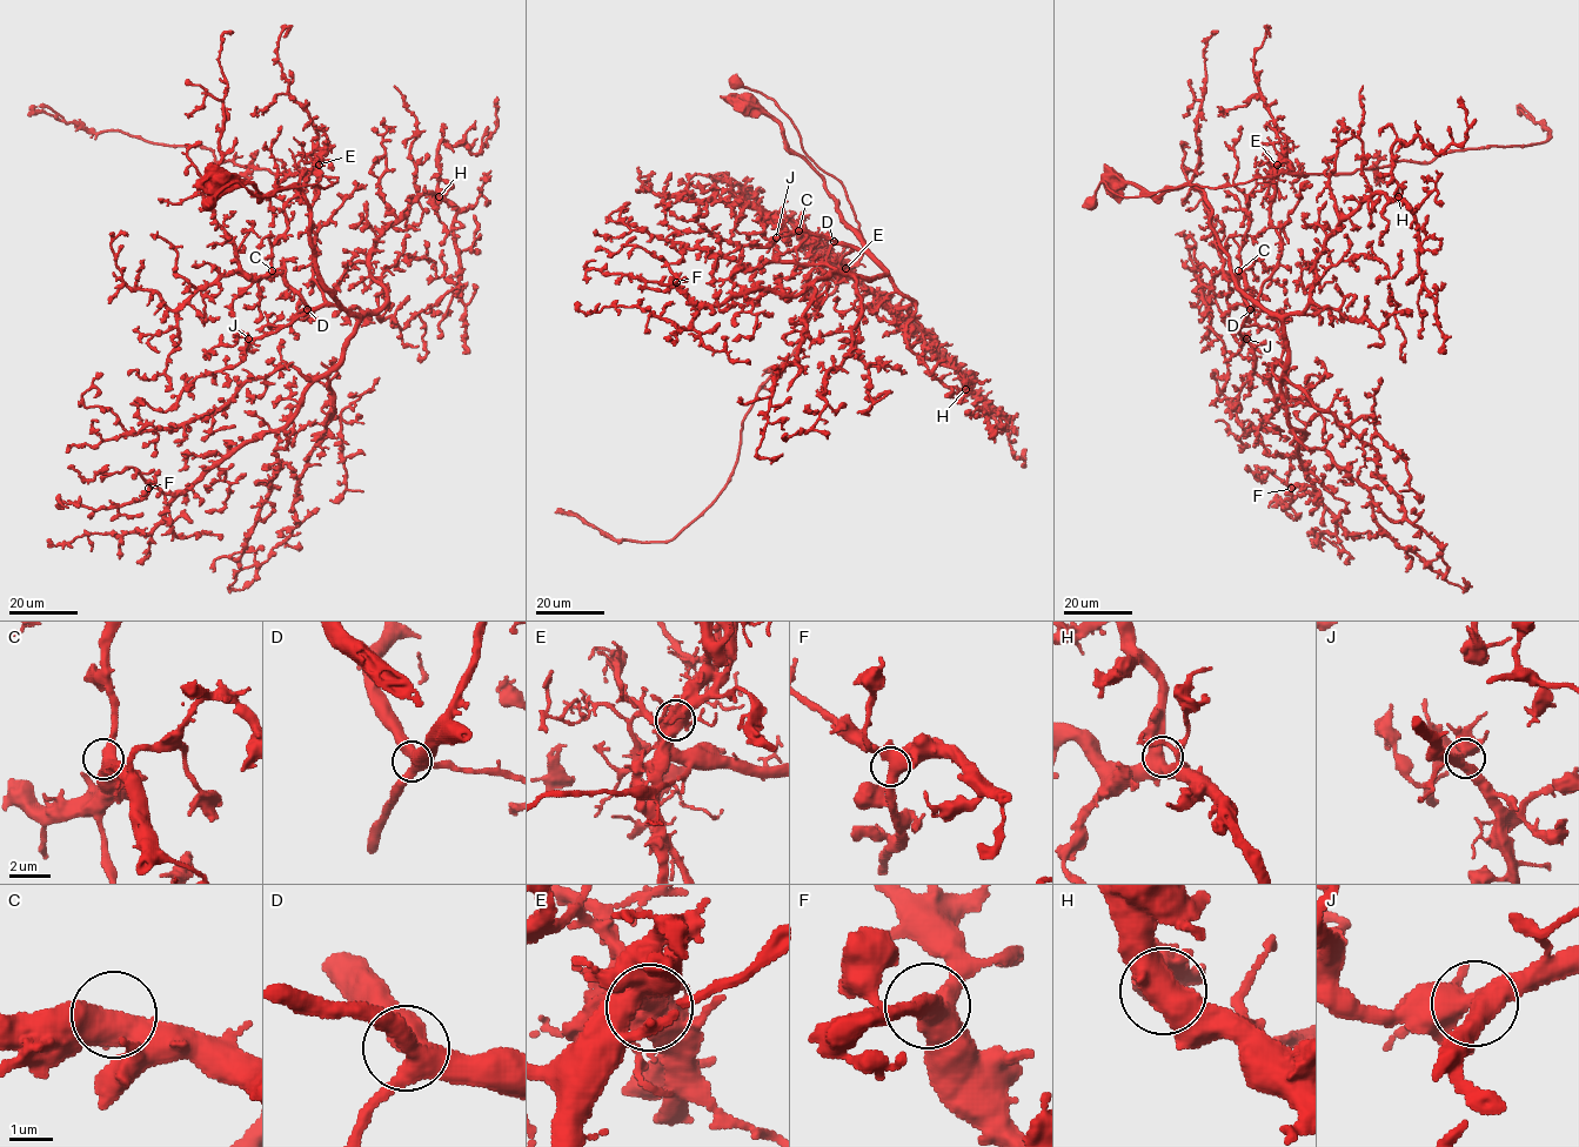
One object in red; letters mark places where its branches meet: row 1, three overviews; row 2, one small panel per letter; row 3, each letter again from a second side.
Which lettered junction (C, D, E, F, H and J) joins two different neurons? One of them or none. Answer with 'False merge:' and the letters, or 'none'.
False merge: E

